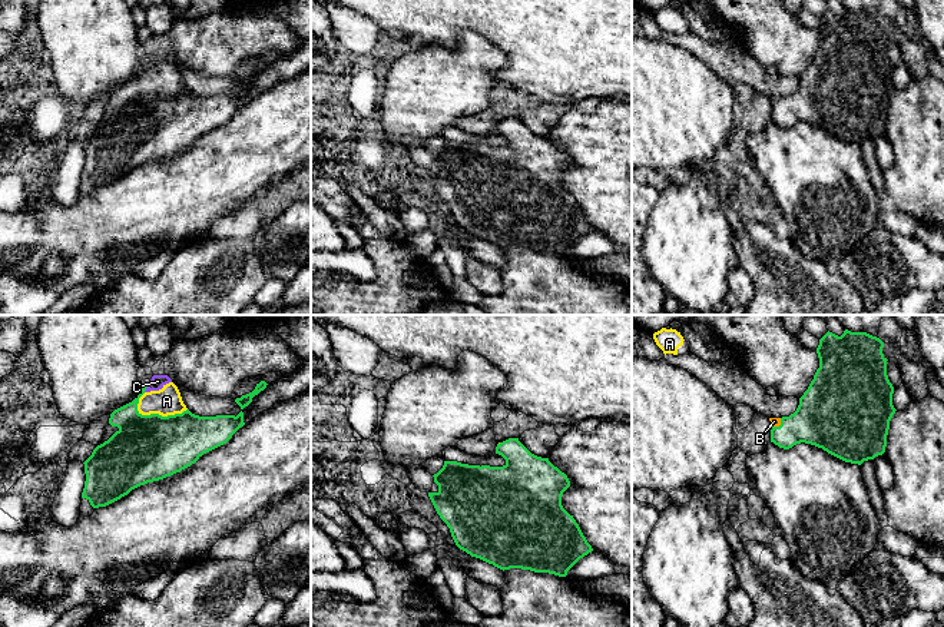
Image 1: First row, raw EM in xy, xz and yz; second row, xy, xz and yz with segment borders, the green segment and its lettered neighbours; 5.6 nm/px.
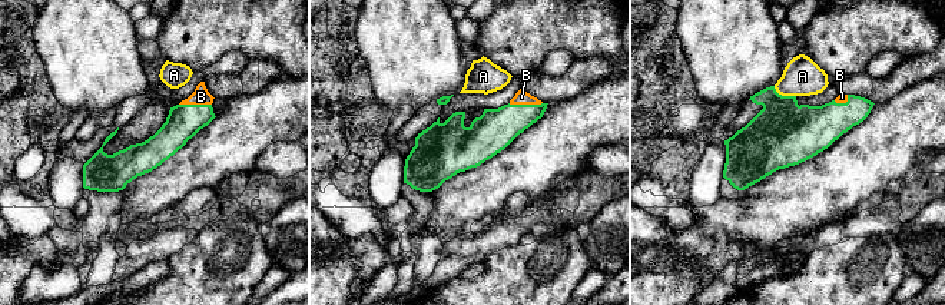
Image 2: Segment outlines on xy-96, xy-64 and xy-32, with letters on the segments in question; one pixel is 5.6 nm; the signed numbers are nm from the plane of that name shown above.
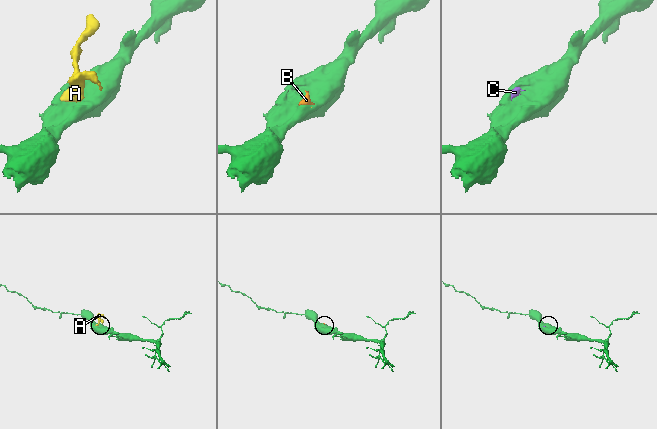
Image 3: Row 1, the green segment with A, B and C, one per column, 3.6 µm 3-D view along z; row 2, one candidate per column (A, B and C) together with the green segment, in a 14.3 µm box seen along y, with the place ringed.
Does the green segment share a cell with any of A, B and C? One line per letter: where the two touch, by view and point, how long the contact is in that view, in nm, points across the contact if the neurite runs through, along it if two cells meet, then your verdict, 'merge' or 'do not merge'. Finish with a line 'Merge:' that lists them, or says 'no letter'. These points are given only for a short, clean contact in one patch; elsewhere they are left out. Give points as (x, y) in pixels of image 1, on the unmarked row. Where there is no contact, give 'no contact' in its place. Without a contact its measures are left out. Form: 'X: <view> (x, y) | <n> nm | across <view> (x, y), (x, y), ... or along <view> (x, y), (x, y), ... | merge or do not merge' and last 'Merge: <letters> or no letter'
A: xy (158, 93) | 280 nm | along xy (136, 83), (142, 93), (174, 95), (181, 93), (186, 88) | do not merge
B: yz (779, 105) | 80 nm | merge
C: xy (146, 66) | 50 nm | along xy (148, 65), (143, 70) | do not merge
Merge: B

